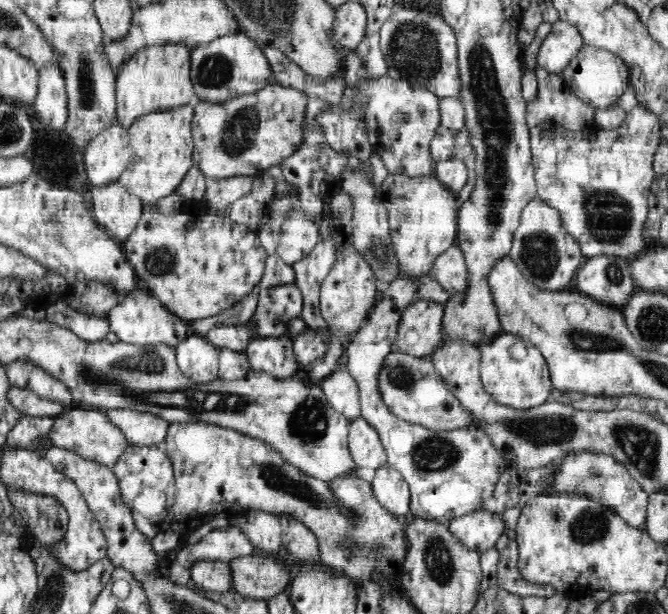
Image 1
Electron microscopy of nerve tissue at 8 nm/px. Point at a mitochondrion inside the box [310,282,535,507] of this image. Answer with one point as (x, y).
(434, 454)

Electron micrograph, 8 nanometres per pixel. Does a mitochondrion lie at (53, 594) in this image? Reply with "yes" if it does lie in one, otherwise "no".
yes

